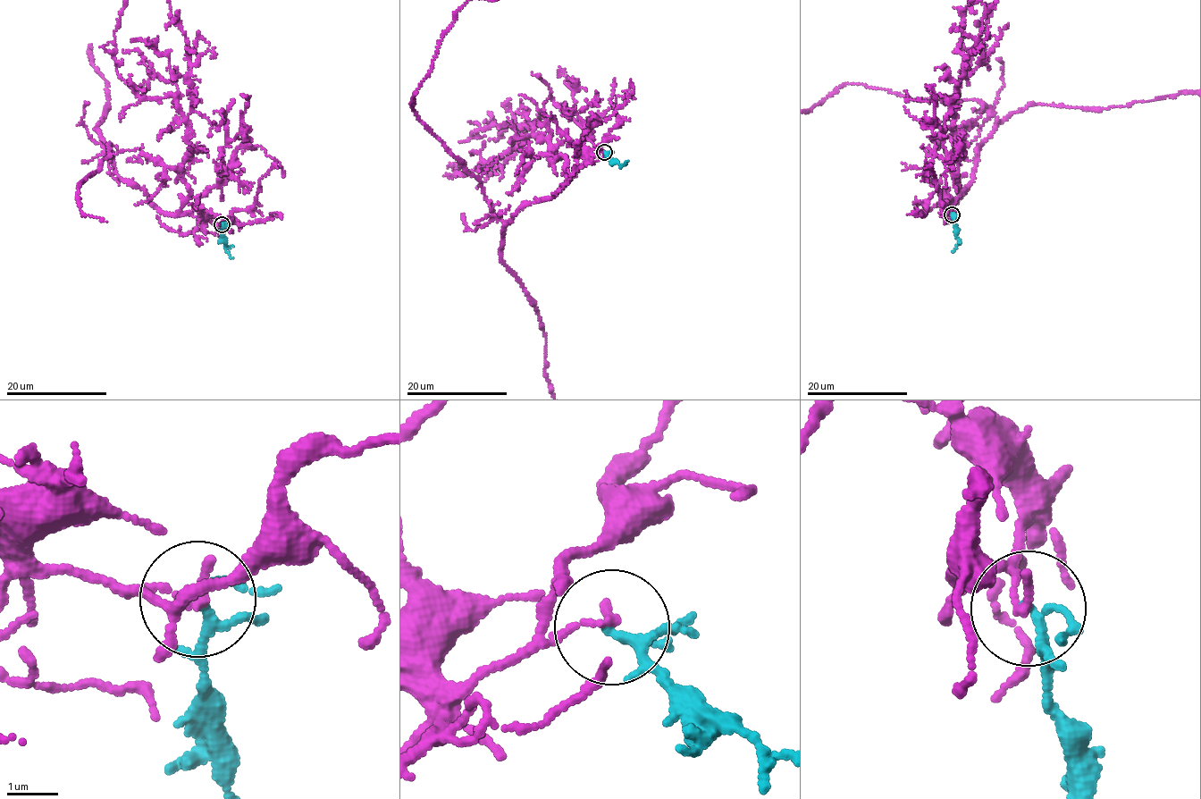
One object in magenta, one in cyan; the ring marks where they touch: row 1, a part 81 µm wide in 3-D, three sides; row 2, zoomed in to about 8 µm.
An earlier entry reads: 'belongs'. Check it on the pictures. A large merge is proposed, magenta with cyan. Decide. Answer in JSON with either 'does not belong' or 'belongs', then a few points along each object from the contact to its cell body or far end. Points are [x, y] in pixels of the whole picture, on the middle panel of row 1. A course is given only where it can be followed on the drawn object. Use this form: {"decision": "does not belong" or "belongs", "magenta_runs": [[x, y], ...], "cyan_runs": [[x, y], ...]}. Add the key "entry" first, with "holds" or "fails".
{"entry": "fails", "decision": "does not belong", "magenta_runs": [[604, 152], [508, 222], [495, 218], [481, 180], [416, 115], [413, 96], [456, 12]], "cyan_runs": [[604, 152], [619, 166], [627, 162]]}

